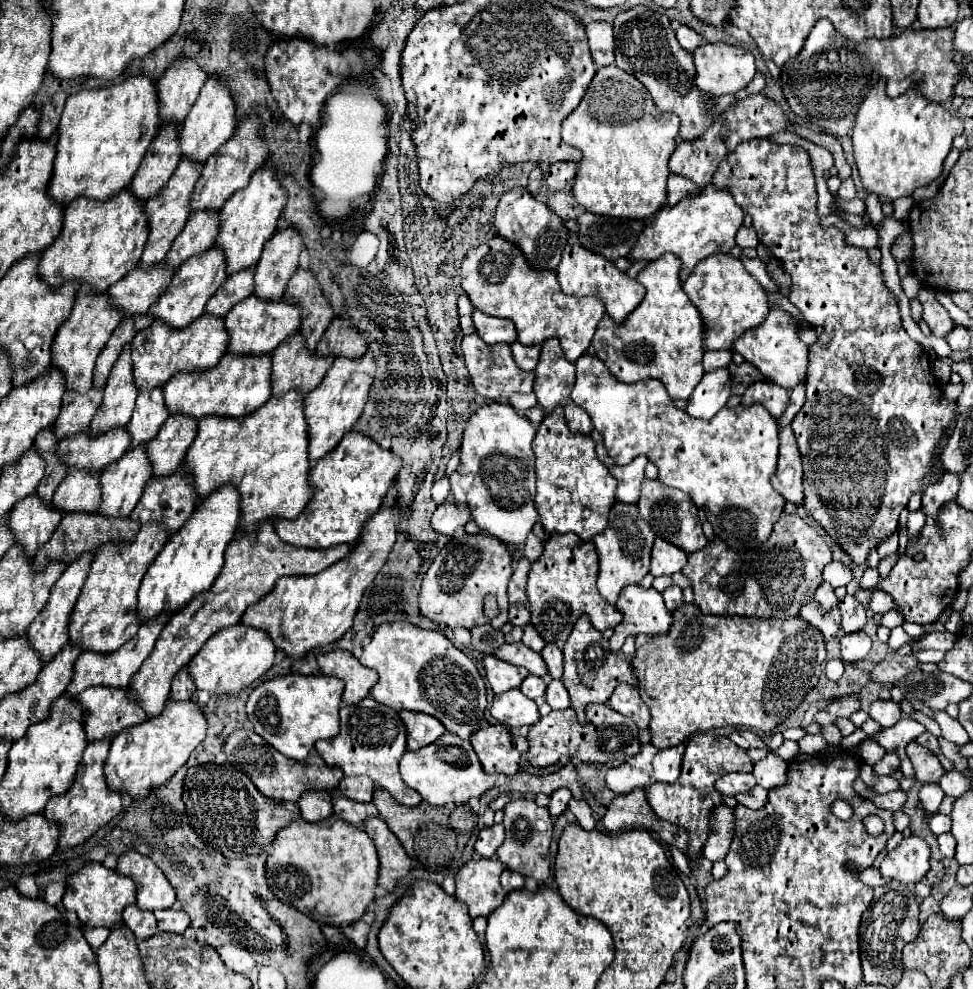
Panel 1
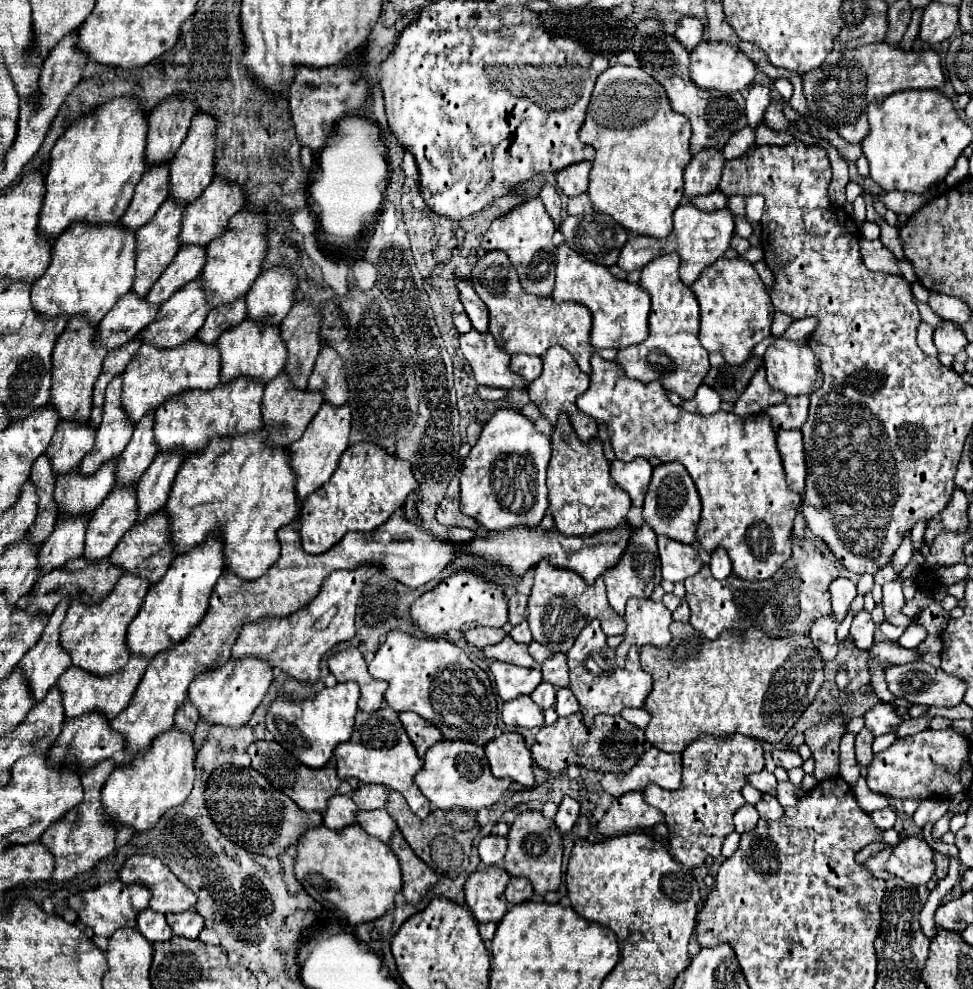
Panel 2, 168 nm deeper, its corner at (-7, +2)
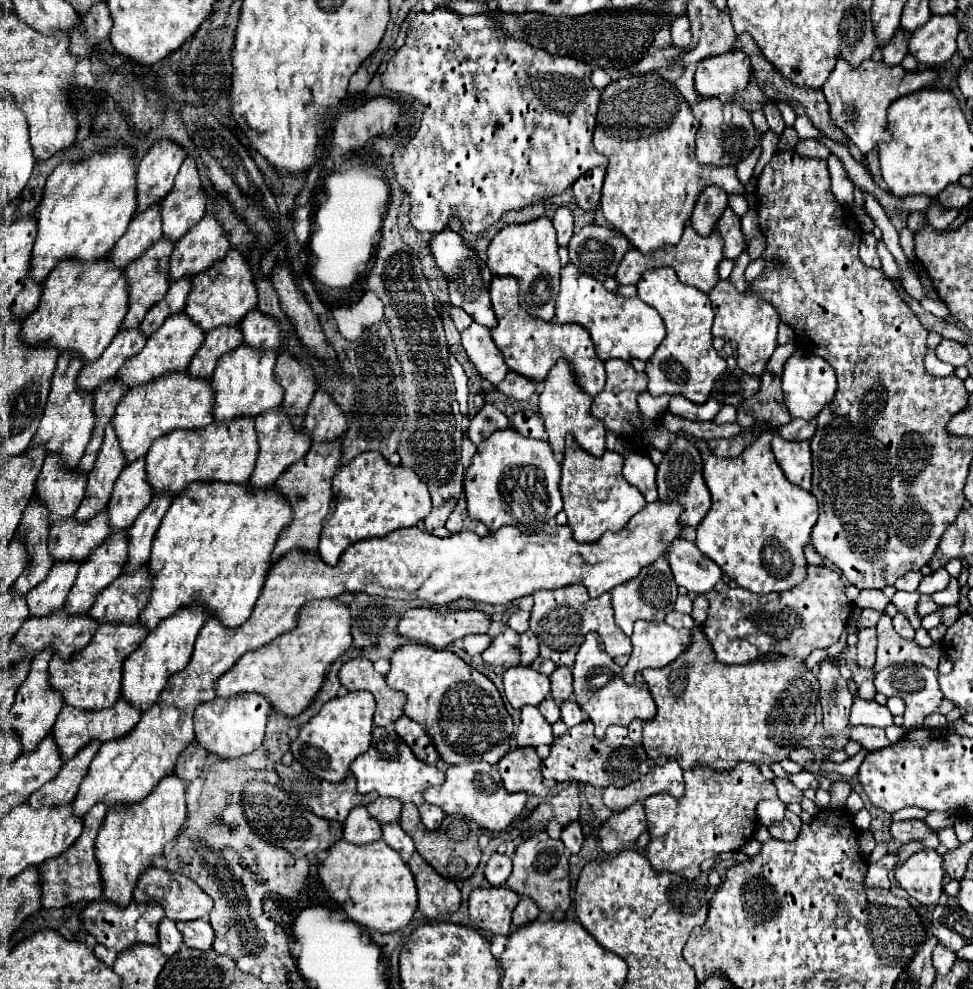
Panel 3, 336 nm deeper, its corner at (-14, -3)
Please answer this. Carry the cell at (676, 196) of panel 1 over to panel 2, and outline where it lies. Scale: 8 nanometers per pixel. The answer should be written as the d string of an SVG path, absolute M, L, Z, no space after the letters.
M714 190L706 196L694 196L694 198L688 198L688 202L692 202L696 208L700 210L706 210L706 212L712 212L712 210L718 210L718 208L724 208L726 206L726 198L720 190Z

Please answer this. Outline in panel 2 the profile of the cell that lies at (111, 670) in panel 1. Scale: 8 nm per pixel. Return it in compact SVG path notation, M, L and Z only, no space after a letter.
M132 654L128 664L112 676L92 676L92 672L84 672L84 668L70 666L68 670L64 670L64 674L58 680L58 686L64 694L62 704L64 704L66 716L72 718L72 716L80 716L80 714L90 712L90 710L102 710L108 718L116 716L120 710L124 710L128 706L140 678L142 678L142 672L146 668L148 668L148 660L140 654Z

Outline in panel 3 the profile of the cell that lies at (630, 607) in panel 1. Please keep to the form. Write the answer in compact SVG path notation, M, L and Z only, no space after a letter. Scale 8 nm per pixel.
M637 621L631 641L633 653L629 657L629 663L623 667L623 681L627 685L633 685L637 671L643 671L647 667L665 667L675 661L681 653L685 653L691 645L691 631L673 629L665 621Z

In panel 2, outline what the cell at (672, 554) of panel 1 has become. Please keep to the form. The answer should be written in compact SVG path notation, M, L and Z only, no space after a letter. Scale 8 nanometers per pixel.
M658 536L658 552L662 562L662 578L668 582L682 582L702 568L698 550L690 544L680 544L668 536Z

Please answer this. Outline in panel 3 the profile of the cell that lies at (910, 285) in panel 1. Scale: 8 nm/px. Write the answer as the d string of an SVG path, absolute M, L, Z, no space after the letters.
M865 233L865 235L863 235L859 253L861 253L861 261L863 261L867 267L881 269L881 261L879 261L877 251L875 251L875 237L873 237L871 233Z

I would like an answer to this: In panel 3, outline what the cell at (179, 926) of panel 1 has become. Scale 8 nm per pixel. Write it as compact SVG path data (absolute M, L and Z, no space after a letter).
M197 919L197 921L179 921L177 929L183 935L183 941L191 949L211 949L215 933L209 925L207 919Z

